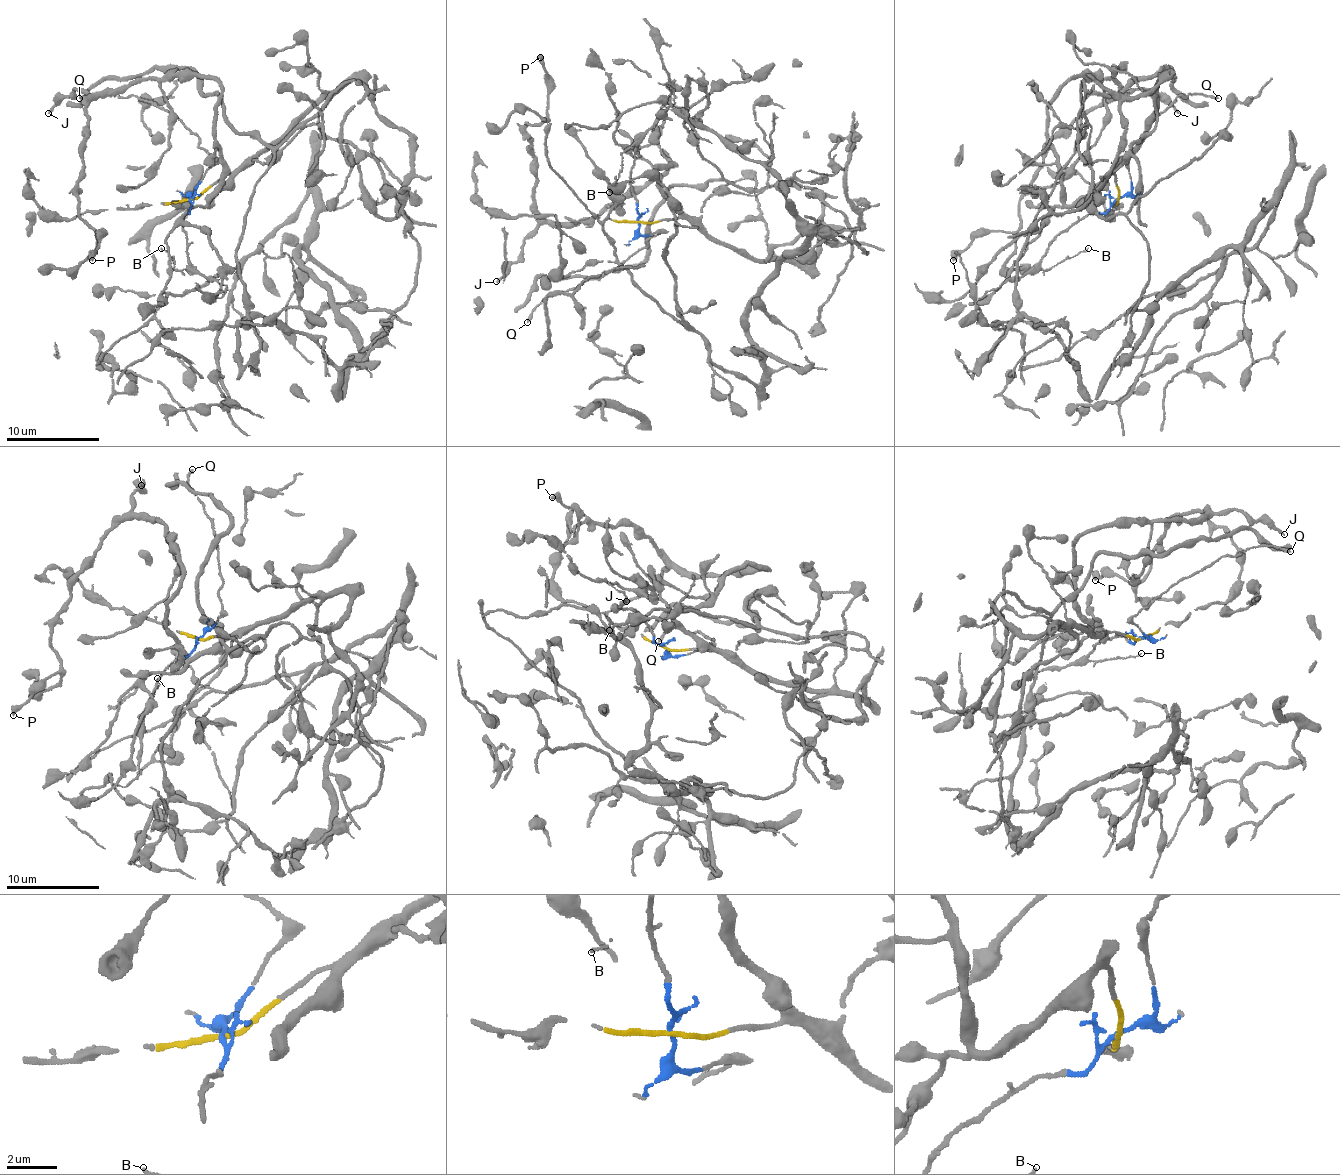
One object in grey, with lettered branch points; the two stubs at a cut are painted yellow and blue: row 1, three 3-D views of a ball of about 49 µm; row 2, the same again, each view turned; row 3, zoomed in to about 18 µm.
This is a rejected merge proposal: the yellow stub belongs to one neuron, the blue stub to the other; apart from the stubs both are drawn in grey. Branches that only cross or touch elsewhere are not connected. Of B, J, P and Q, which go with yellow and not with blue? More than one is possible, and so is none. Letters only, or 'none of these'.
J, P

